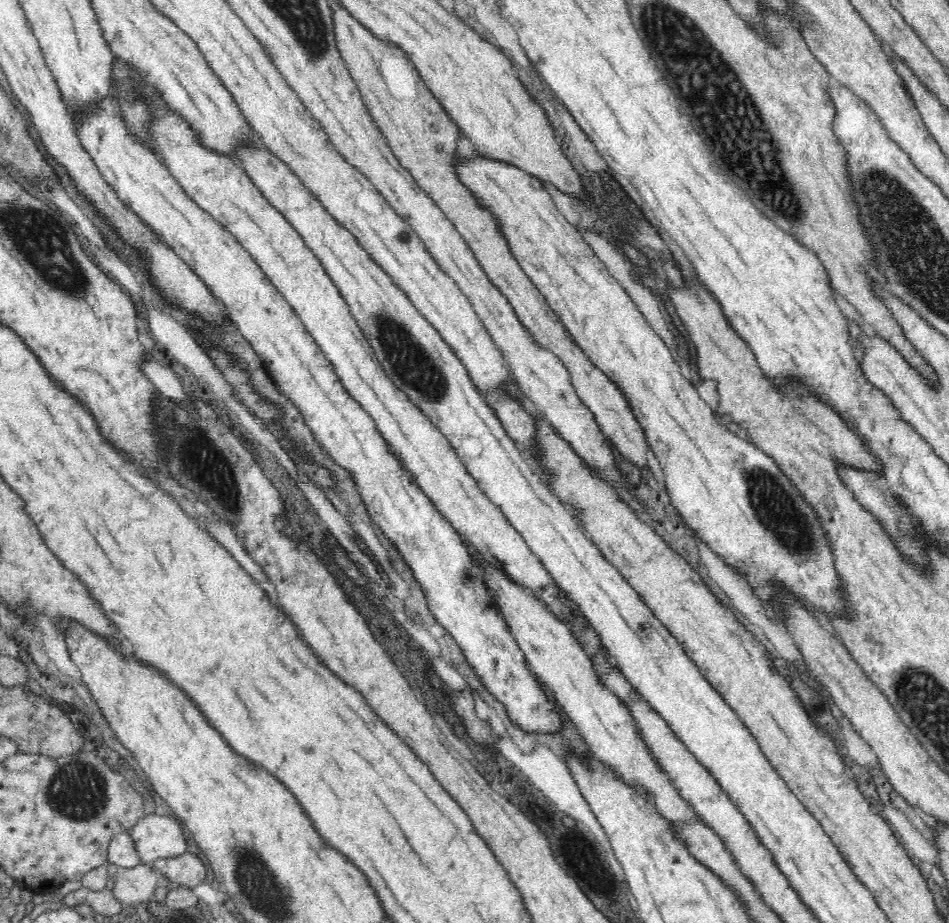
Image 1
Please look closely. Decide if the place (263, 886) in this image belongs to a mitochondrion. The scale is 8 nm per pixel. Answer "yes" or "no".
yes

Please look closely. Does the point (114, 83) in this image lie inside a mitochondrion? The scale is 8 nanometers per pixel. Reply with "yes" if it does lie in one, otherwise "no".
no

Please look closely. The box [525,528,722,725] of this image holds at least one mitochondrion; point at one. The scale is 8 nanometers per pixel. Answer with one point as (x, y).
(643, 628)

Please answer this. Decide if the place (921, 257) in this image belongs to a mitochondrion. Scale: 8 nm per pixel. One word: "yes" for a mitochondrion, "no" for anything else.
yes

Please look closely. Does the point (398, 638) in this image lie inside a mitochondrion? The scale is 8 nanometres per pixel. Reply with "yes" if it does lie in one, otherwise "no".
no

